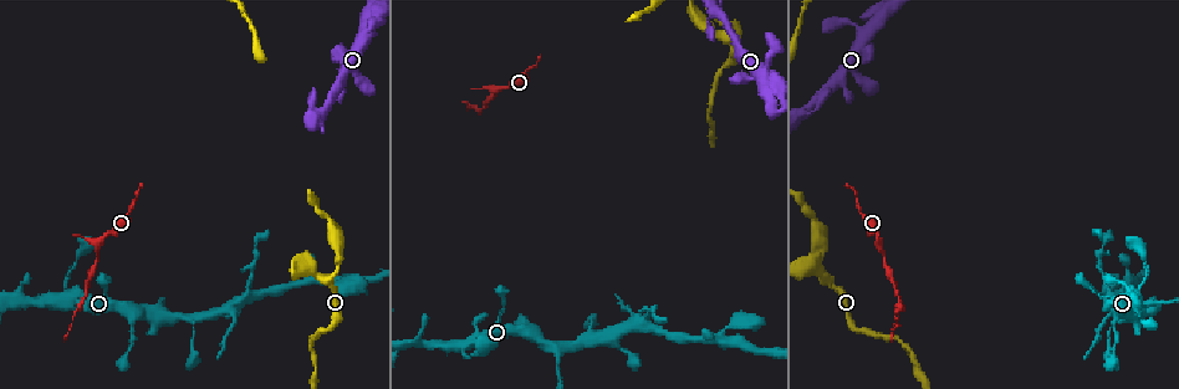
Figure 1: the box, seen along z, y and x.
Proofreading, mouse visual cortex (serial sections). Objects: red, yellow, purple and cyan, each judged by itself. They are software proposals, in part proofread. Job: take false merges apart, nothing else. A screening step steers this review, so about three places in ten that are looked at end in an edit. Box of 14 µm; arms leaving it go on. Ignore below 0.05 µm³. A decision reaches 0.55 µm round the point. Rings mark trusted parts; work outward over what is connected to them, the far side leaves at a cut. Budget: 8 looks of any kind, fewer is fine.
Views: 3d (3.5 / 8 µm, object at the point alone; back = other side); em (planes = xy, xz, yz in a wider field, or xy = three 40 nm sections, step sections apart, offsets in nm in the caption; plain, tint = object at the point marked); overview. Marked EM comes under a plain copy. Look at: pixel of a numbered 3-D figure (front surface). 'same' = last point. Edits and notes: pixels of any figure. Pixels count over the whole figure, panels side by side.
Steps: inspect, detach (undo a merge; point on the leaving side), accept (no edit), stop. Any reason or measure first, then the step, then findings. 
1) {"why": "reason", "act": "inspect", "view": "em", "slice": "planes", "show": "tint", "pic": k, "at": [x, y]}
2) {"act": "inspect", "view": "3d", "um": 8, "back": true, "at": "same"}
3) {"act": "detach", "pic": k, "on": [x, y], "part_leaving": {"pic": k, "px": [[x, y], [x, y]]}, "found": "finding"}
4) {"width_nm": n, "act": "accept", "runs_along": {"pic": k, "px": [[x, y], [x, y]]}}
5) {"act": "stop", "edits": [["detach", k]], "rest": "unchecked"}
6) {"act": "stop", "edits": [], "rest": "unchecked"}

{"why": "a narrow waist", "act": "inspect", "view": "3d", "um": 3.5, "pic": 1, "at": [96, 257]}

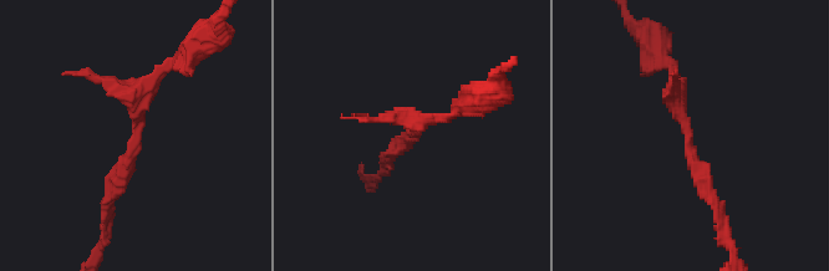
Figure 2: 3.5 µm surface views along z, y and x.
{"why": "now the EM", "act": "inspect", "view": "em", "slice": "xy", "step": 3, "show": "tint", "pic": 2, "at": [133, 130]}

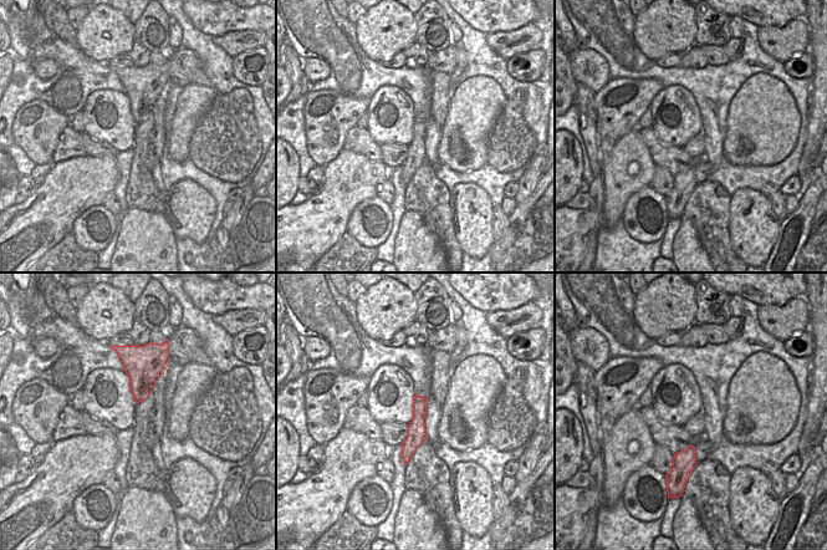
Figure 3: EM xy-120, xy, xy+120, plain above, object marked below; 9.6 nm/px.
{"act": "inspect", "view": "em", "slice": "planes", "show": "tint", "at": "same"}

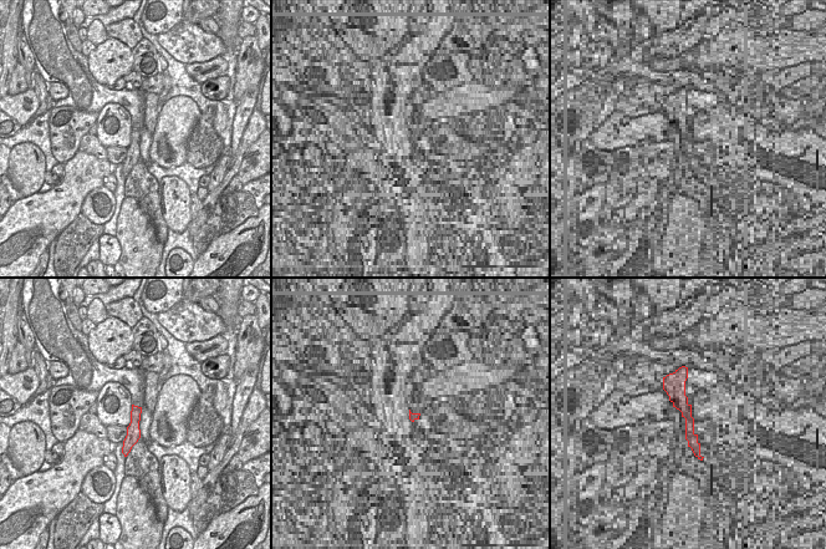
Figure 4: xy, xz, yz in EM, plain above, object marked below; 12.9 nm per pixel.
{"act": "accept", "runs_along": {"pic": 4, "px": [[134, 408], [133, 436], [125, 450]]}, "found": "one cell here"}

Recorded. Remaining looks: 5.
{"why": "thin neck", "act": "inspect", "view": "3d", "um": 3.5, "pic": 1, "at": [309, 105]}

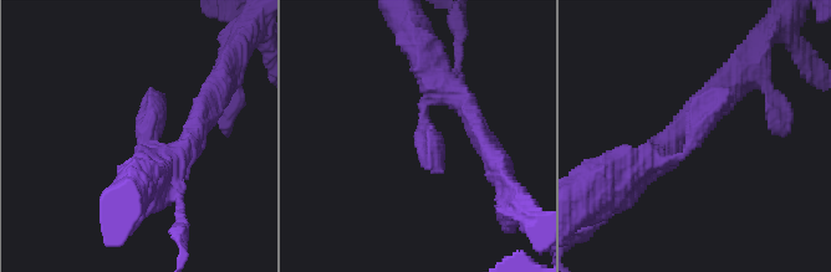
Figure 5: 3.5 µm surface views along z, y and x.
{"act": "inspect", "view": "em", "slice": "xy", "step": 3, "show": "tint", "pic": 5, "at": [687, 147]}

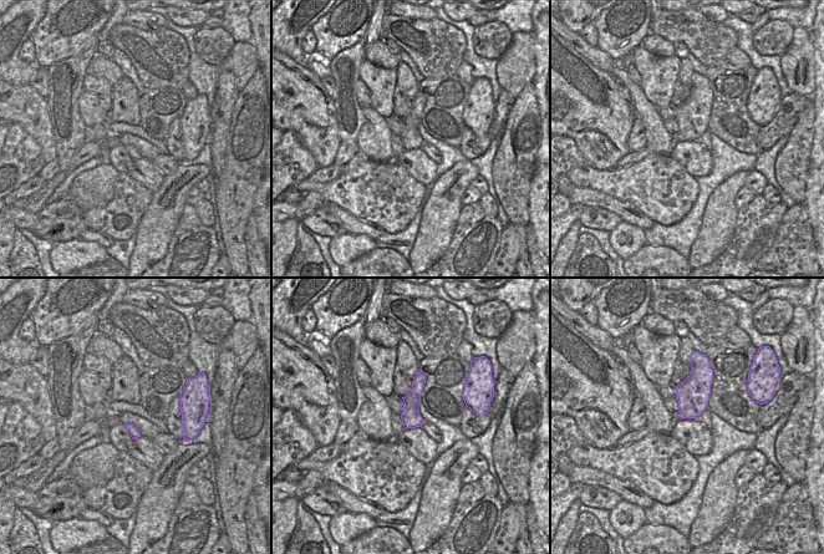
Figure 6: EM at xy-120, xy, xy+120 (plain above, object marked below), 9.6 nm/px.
{"act": "inspect", "view": "em", "slice": "planes", "show": "tint", "at": "same"}

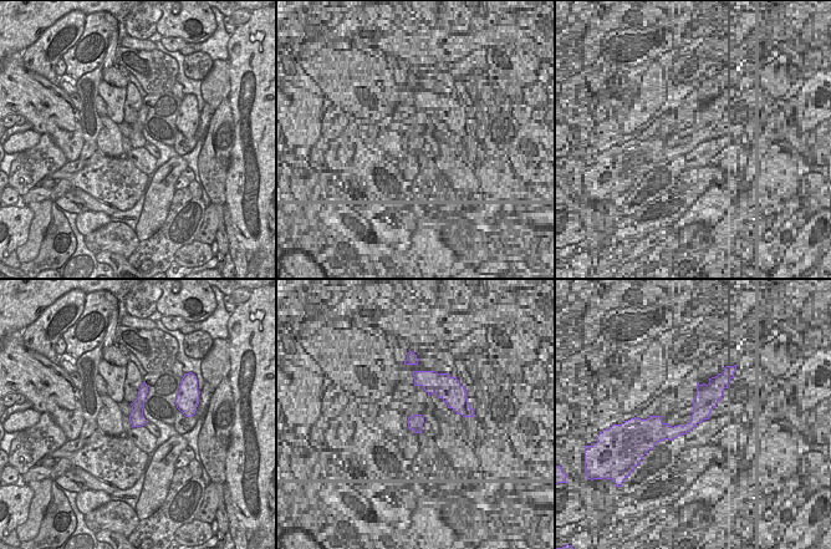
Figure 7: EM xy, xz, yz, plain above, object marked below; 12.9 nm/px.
{"act": "accept", "runs_along": {"pic": 7, "px": [[143, 387], [134, 423]]}, "found": "all the same cell"}

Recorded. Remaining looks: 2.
{"why": "branch point", "act": "inspect", "view": "3d", "um": 3.5, "pic": 1, "at": [824, 278]}

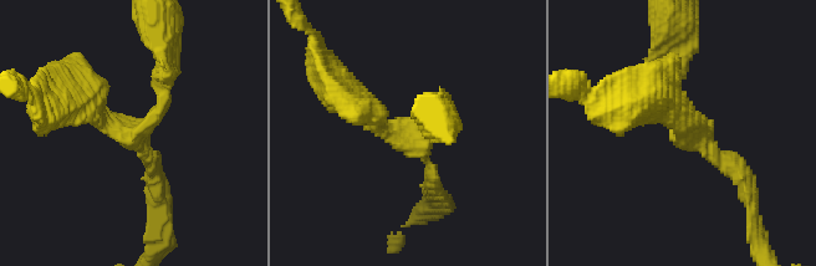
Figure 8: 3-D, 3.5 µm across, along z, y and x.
{"arms": 3, "arm_widths_nm": [200, 200, 250], "why": "now the EM", "act": "inspect", "view": "em", "slice": "xy", "step": 1, "show": "tint", "pic": 8, "at": [691, 135]}

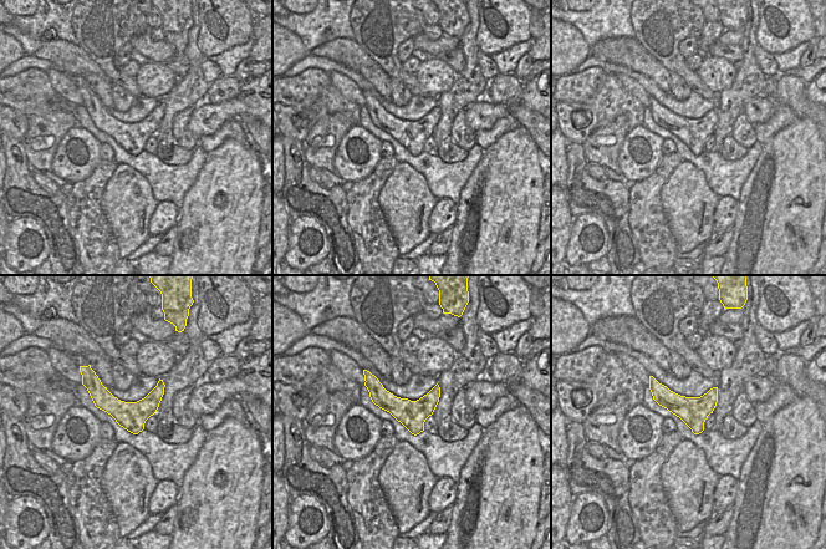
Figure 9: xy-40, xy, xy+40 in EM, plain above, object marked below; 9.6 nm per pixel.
{"act": "accept", "runs_along": {"pic": 8, "px": [[748, 195], [678, 118], [674, 65]]}, "found": "one cell here"}

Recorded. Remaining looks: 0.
{"act": "stop", "edits": [], "rest": "unchecked"}

